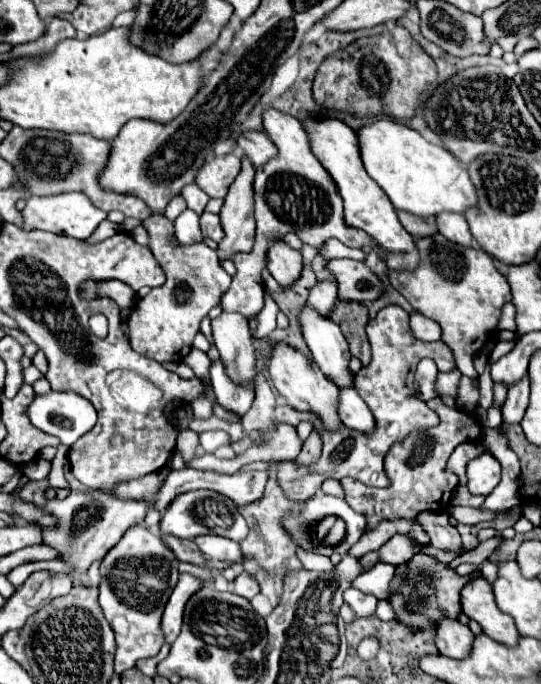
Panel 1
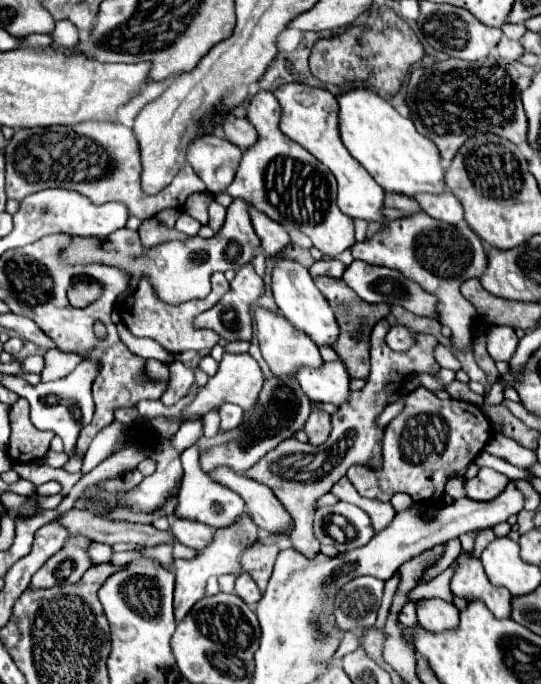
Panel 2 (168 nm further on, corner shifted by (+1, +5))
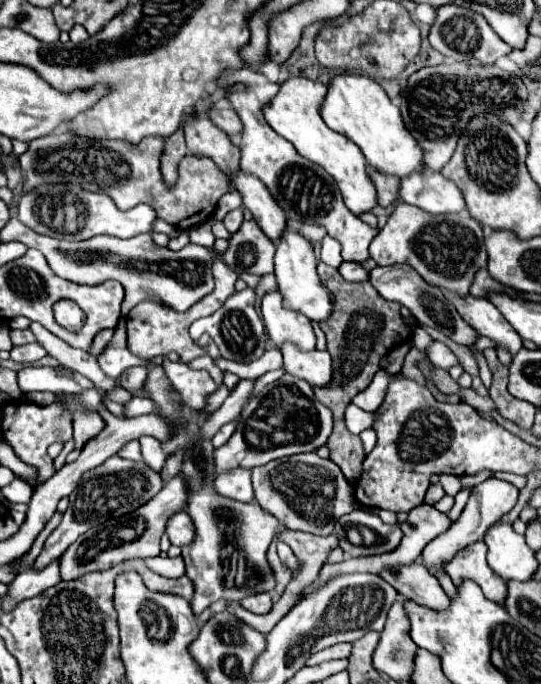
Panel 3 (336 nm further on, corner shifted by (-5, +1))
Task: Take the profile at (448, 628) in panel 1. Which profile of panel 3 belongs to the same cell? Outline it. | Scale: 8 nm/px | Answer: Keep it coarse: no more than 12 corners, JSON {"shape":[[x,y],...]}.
{"shape":[[419,563],[381,573],[407,599],[431,611],[451,599]]}

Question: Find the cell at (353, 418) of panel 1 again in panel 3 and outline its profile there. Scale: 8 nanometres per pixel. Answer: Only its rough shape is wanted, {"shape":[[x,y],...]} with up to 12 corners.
{"shape":[[295,345],[281,347],[283,369],[311,387],[333,381],[327,351],[301,353]]}

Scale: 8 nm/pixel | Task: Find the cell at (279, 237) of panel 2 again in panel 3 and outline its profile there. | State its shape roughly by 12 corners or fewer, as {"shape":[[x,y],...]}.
{"shape":[[243,171],[233,175],[261,231],[277,243],[287,217],[267,187]]}

